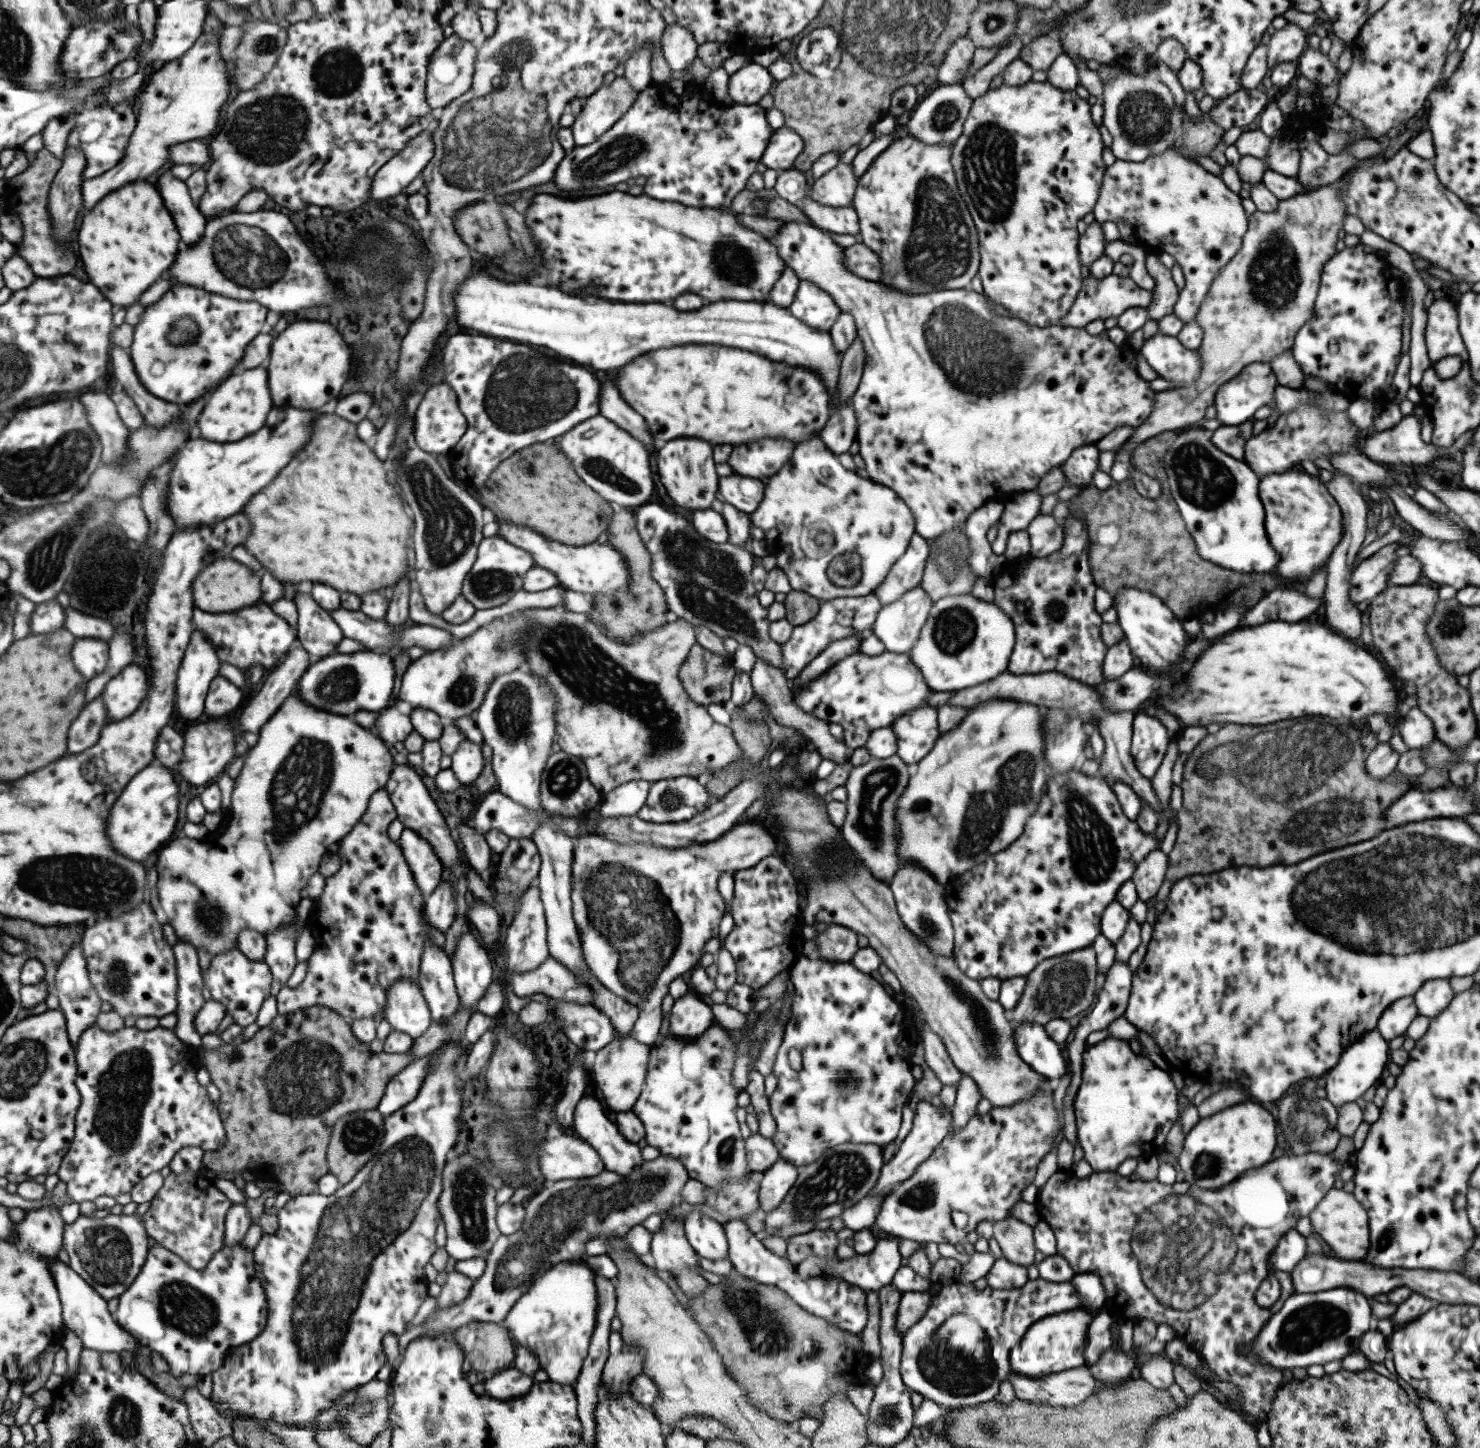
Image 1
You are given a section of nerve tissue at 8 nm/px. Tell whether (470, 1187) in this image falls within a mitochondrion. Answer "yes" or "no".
yes

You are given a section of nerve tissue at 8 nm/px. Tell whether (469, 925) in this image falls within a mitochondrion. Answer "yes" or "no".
no

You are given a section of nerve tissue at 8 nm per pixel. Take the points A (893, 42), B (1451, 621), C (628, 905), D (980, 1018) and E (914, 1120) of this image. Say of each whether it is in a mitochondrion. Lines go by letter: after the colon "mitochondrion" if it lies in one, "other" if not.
A: mitochondrion
B: mitochondrion
C: mitochondrion
D: mitochondrion
E: other

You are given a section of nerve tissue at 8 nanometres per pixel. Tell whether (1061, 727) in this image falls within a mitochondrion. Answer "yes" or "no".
yes

